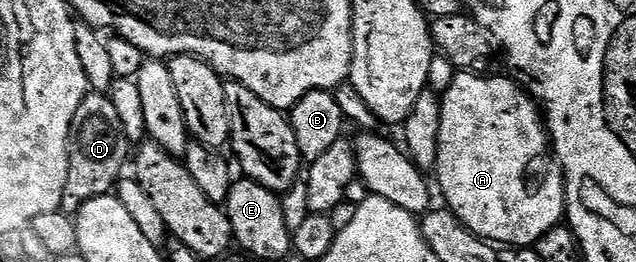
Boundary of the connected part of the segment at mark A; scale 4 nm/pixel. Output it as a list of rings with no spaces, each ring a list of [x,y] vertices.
[[[463,70],[456,75],[449,90],[442,93],[441,99],[441,130],[439,131],[439,145],[437,146],[437,162],[433,169],[433,175],[439,179],[439,188],[443,191],[442,203],[467,227],[474,236],[480,236],[483,240],[490,240],[496,246],[535,246],[547,232],[561,224],[566,213],[566,190],[564,188],[563,173],[558,167],[552,166],[544,176],[536,178],[532,184],[527,184],[527,175],[531,172],[535,160],[539,160],[549,152],[549,137],[545,127],[544,117],[538,103],[522,87],[519,88],[511,80],[503,76],[475,76],[474,71]]]

